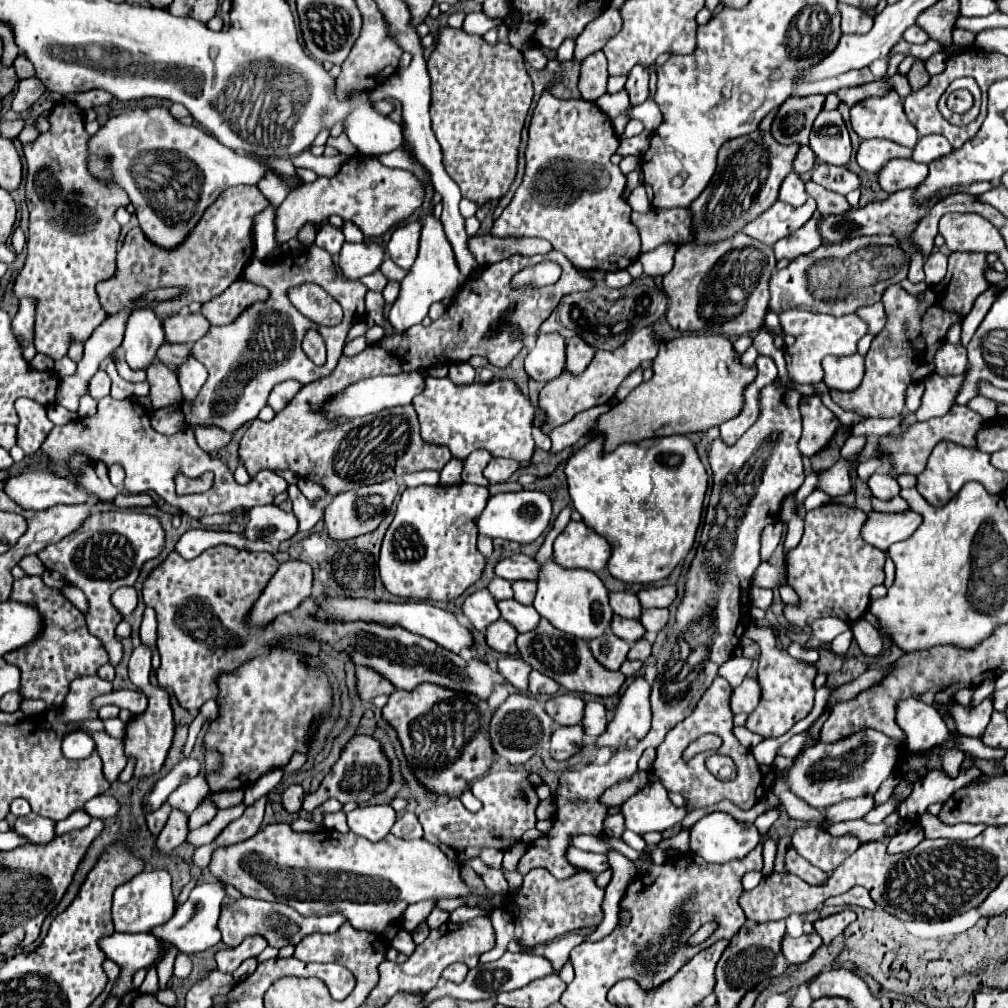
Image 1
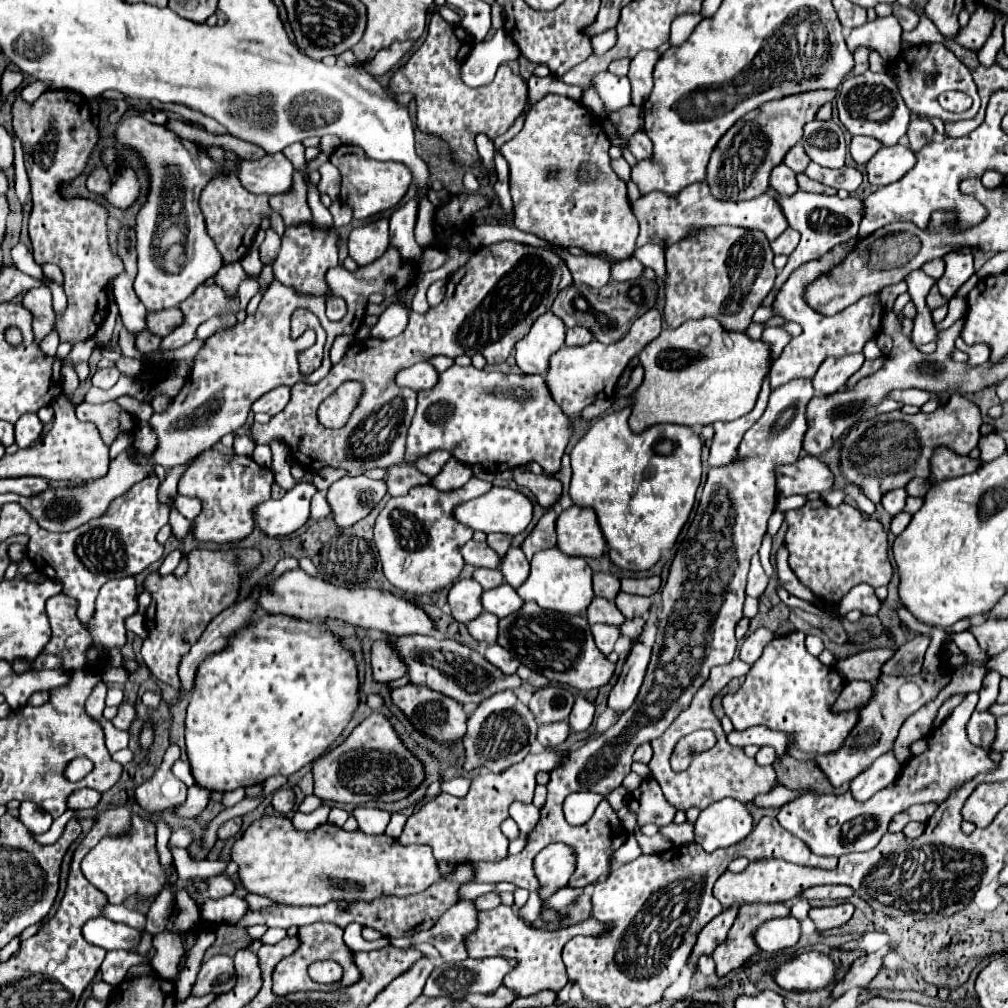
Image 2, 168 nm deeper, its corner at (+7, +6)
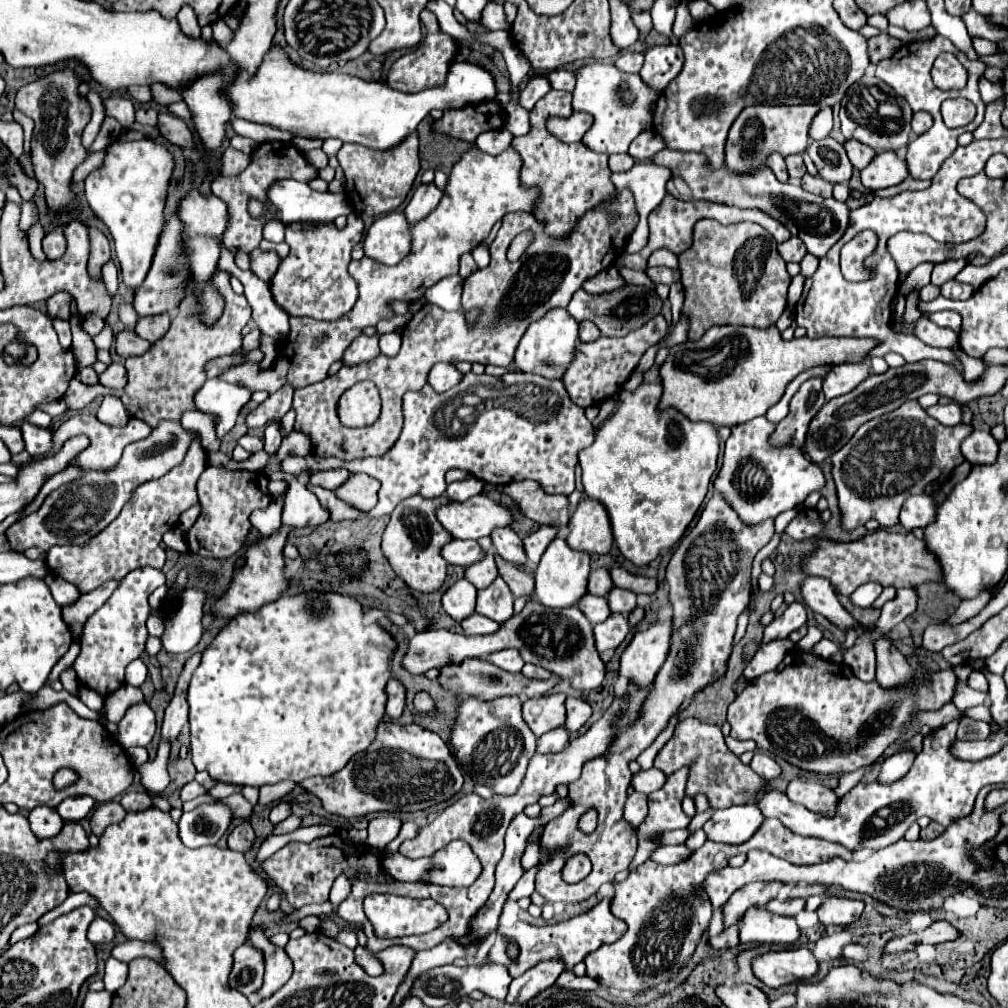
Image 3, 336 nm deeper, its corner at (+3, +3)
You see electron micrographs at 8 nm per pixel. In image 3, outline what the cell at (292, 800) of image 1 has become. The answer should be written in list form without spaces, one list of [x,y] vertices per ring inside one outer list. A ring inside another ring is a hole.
[[[281,802],[281,804],[277,804],[277,806],[271,810],[269,820],[271,820],[273,824],[279,824],[279,822],[283,822],[289,814],[291,814],[291,806],[289,806],[287,802]]]

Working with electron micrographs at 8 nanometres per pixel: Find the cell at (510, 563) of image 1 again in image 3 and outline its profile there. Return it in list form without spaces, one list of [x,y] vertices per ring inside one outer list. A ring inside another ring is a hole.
[[[453,538],[451,542],[447,542],[441,548],[441,556],[449,562],[449,564],[457,564],[457,566],[471,566],[473,562],[481,560],[485,554],[479,548],[479,544],[475,540],[459,540]]]

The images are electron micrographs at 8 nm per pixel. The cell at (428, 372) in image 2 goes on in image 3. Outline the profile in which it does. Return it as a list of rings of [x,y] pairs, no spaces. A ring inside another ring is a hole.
[[[449,362],[445,364],[435,364],[429,372],[429,384],[437,390],[437,392],[447,392],[449,388],[453,388],[455,384],[459,384],[459,380],[463,380],[463,374]]]

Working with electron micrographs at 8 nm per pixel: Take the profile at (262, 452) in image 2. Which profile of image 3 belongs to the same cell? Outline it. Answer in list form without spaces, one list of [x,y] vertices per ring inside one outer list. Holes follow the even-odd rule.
[[[251,434],[241,436],[241,438],[237,440],[237,444],[239,444],[241,448],[245,448],[247,452],[259,452],[259,450],[263,450],[263,442],[261,442],[257,436],[251,436]]]

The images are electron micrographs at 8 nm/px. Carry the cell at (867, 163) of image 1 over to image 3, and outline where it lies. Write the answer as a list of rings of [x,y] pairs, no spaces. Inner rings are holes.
[[[845,140],[843,148],[845,148],[851,164],[853,164],[857,170],[863,170],[863,168],[873,160],[873,156],[875,156],[875,152],[871,152],[871,148],[867,148],[865,144],[861,144],[861,142],[857,142],[857,140]]]

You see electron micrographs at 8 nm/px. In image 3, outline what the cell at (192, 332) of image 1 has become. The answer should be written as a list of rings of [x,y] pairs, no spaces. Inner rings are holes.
[[[167,312],[159,314],[159,316],[139,318],[135,332],[137,332],[137,336],[141,336],[147,342],[155,342],[169,330],[169,322],[171,322],[171,316]]]

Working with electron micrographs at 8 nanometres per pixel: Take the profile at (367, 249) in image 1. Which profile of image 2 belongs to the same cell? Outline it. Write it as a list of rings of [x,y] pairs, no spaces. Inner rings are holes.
[[[377,219],[369,225],[357,227],[351,231],[349,241],[349,257],[359,265],[369,265],[379,259],[389,247],[389,223],[387,219]]]

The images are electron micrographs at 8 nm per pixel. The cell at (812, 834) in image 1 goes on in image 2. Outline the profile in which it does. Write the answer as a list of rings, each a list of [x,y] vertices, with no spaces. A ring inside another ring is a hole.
[[[969,693],[963,699],[963,703],[949,715],[947,721],[927,735],[929,751],[925,751],[923,755],[911,757],[903,765],[895,783],[881,789],[865,803],[857,803],[849,793],[803,795],[779,809],[777,819],[779,819],[781,827],[787,829],[789,833],[793,833],[795,837],[803,839],[807,843],[807,847],[811,849],[811,853],[821,855],[821,857],[841,857],[851,851],[873,849],[879,843],[879,839],[883,837],[883,833],[887,833],[887,825],[893,815],[905,811],[907,807],[911,807],[915,803],[927,803],[927,801],[941,803],[941,801],[945,801],[949,791],[957,789],[961,783],[965,783],[973,775],[995,769],[995,763],[987,757],[987,751],[983,751],[977,745],[971,745],[971,741],[967,739],[965,727],[967,727],[971,713],[975,711],[977,699],[979,699],[977,693]],[[829,817],[837,819],[835,827],[827,825]]]

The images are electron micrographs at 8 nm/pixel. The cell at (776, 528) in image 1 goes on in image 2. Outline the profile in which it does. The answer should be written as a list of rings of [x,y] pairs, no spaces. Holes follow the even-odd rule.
[[[753,555],[751,559],[751,569],[749,569],[749,575],[747,575],[747,587],[745,587],[745,593],[749,597],[755,597],[759,599],[767,587],[767,575],[759,563],[759,555]]]

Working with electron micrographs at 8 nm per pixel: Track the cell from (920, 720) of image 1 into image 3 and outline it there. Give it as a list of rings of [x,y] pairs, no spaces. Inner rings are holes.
[[[727,736],[727,738],[725,738],[725,744],[727,744],[727,748],[731,748],[731,752],[735,752],[737,756],[741,756],[741,754],[747,752],[747,750],[755,750],[755,742],[753,742],[753,740],[735,740],[735,738]]]

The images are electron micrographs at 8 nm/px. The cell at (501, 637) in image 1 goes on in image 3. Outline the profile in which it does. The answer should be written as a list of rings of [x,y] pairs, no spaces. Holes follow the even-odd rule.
[[[473,614],[473,616],[467,616],[467,618],[461,622],[461,628],[463,628],[465,634],[475,636],[475,634],[493,634],[493,632],[497,632],[499,624],[493,622],[491,618],[487,618],[487,616]]]

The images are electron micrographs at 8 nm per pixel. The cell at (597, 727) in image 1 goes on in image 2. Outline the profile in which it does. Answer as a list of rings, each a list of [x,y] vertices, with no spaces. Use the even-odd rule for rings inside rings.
[[[577,697],[573,711],[569,715],[569,725],[573,731],[587,731],[593,723],[593,715],[595,715],[595,705],[591,701],[587,701],[585,697]]]

